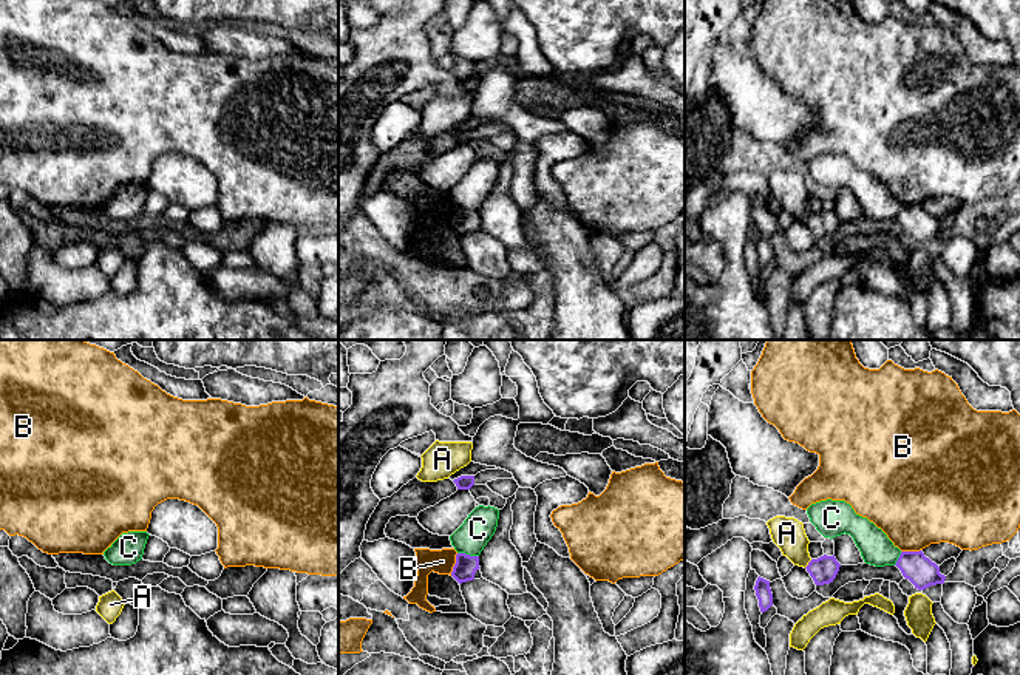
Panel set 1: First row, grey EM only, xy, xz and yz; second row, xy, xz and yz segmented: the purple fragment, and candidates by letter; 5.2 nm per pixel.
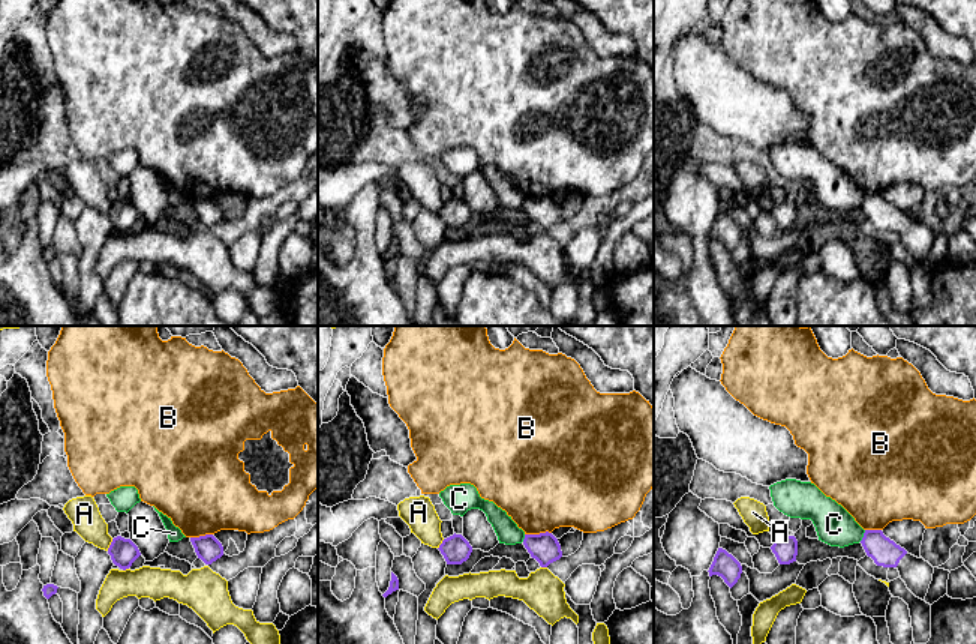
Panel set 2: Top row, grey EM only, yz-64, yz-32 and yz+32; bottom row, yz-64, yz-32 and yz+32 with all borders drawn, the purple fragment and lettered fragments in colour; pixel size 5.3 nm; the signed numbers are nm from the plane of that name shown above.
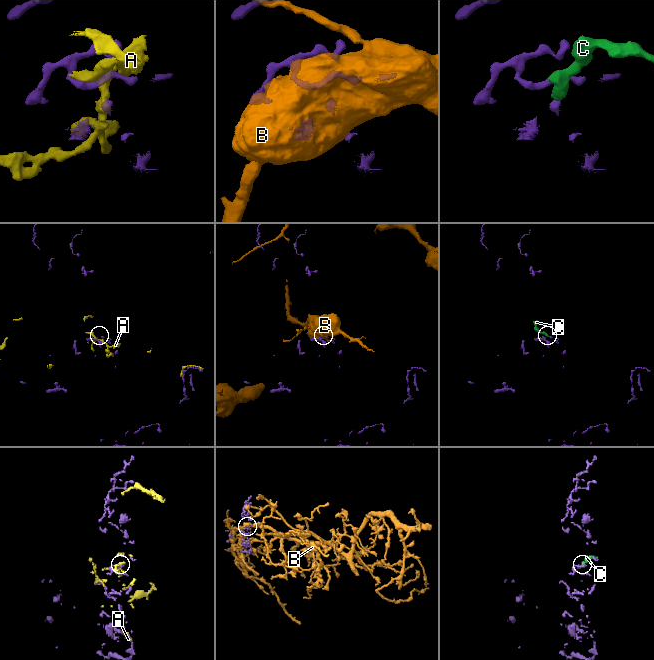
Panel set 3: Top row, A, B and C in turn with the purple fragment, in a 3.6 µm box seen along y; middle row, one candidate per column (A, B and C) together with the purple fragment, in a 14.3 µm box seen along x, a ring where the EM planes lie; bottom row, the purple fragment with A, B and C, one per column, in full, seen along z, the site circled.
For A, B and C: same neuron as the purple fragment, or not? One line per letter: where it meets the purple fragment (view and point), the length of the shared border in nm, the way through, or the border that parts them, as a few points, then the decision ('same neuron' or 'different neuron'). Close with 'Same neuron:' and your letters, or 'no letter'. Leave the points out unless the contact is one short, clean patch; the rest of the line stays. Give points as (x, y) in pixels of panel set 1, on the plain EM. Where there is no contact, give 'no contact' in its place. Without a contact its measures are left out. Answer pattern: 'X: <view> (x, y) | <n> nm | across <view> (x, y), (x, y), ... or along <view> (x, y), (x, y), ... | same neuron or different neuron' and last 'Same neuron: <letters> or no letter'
A: yz (809, 218) | 60 nm | different neuron
B: xz (455, 218) | 130 nm | along xz (458, 207), (450, 229) | different neuron
C: xz (469, 209) | 110 nm | along xz (458, 206), (478, 210) | different neuron
Same neuron: no letter

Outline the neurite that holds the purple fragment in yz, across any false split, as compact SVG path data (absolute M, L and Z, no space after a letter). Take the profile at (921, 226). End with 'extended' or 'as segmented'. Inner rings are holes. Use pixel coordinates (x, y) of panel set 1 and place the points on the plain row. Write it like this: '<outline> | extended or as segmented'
M921 204L901 205L895 219L918 244L924 244L937 238L944 238L946 233L946 230L940 227L940 221L926 212Z | as segmented

